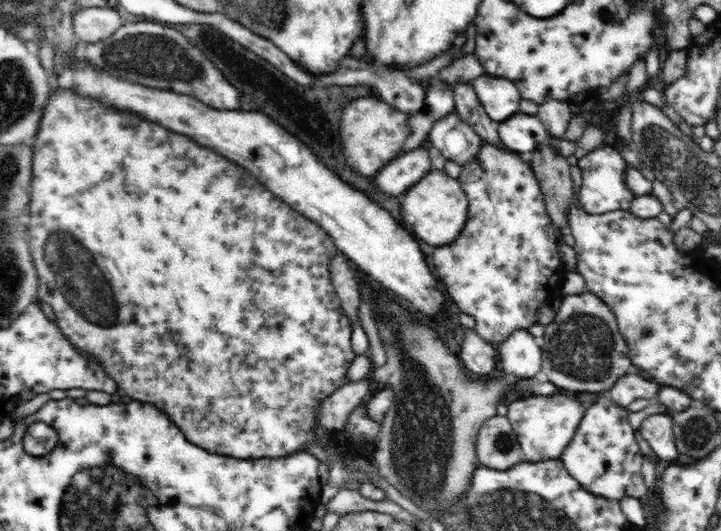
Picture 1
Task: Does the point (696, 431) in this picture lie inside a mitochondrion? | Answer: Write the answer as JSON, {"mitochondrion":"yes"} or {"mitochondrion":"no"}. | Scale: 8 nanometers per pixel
{"mitochondrion":"yes"}

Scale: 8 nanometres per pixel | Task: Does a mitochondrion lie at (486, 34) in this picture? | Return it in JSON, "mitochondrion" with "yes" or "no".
{"mitochondrion":"no"}

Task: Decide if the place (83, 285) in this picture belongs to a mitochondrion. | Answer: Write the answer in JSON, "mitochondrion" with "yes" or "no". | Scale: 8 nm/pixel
{"mitochondrion":"yes"}

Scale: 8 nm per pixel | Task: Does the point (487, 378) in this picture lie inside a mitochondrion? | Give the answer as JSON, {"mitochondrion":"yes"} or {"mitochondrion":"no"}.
{"mitochondrion":"no"}

